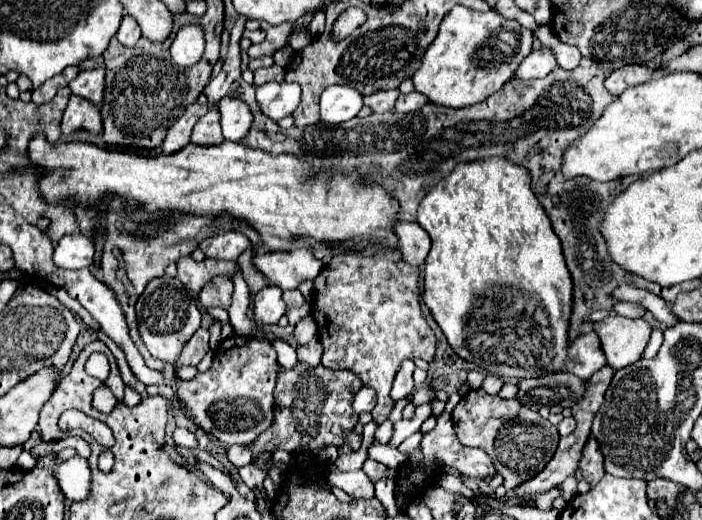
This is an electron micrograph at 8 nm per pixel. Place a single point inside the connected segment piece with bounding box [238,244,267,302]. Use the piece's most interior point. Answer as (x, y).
(256, 281)

